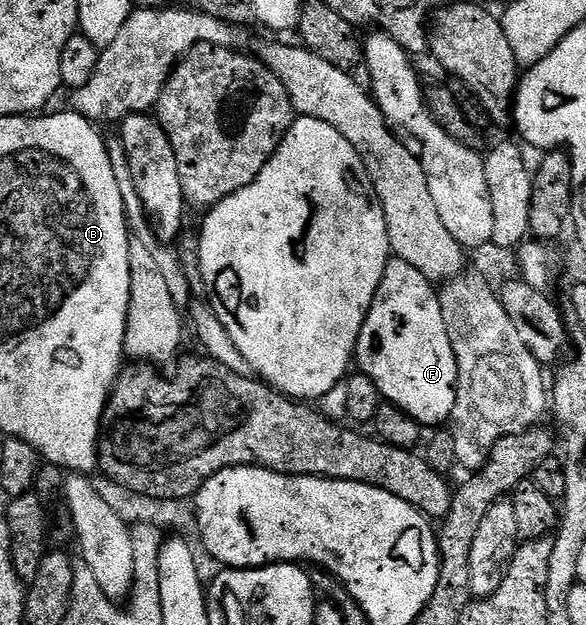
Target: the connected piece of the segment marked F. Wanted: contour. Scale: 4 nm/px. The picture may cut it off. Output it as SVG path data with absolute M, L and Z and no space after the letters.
M391 257L390 263L384 268L380 288L372 300L370 311L366 313L366 322L358 337L356 366L361 373L374 381L379 395L385 401L399 406L422 427L438 428L451 421L458 391L456 352L452 352L448 328L444 328L444 312L440 312L440 300L435 283L429 282L420 272L416 272L412 264Z

